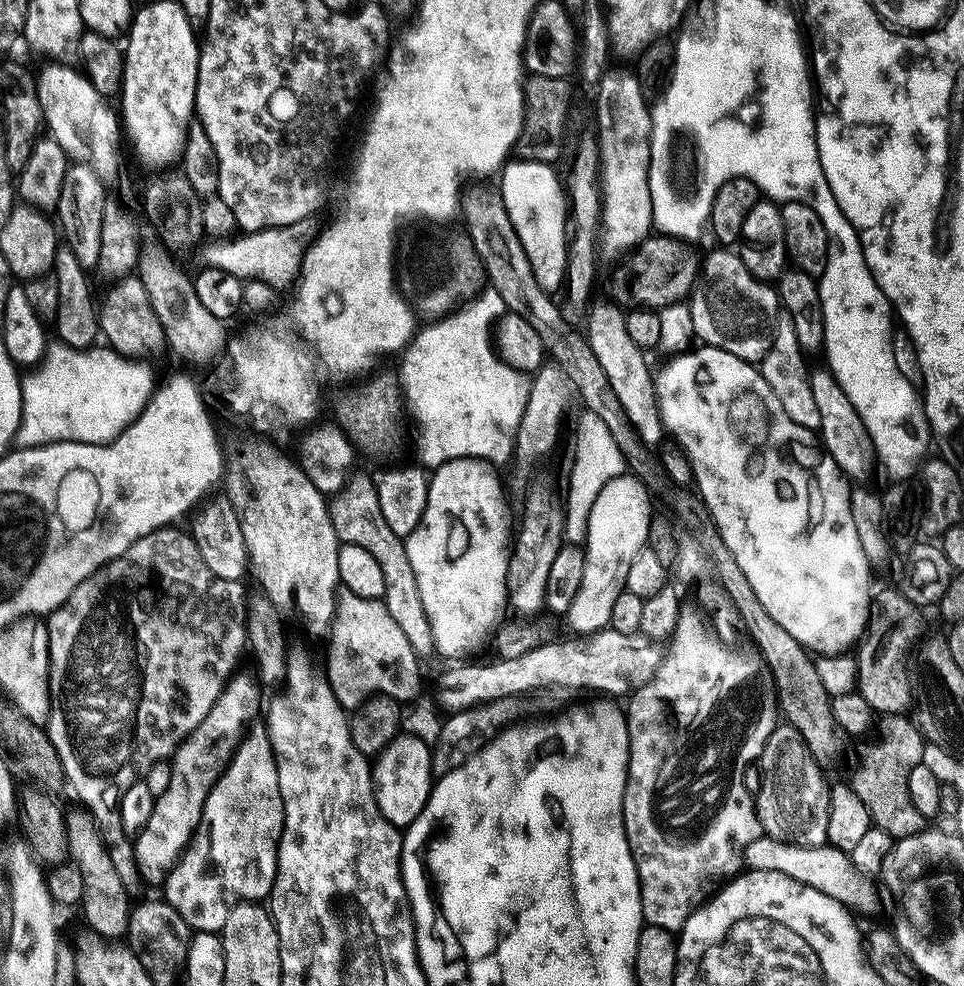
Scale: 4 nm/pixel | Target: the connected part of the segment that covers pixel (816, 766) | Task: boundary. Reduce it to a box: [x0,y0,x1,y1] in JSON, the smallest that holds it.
[754,722,830,846]

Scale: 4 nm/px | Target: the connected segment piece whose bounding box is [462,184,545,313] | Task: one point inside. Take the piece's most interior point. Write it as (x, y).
(490, 228)

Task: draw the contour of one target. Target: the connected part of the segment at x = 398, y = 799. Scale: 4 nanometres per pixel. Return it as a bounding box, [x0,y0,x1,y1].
[372,734,432,830]

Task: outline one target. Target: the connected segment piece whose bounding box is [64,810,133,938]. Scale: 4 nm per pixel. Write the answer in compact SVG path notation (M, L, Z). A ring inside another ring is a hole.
M87 810L67 813L64 821L68 835L68 855L82 876L82 907L84 920L89 929L105 938L120 938L127 933L128 915L133 905L128 904L130 889L118 878L114 870L112 855L108 853L108 844L102 835L102 829L95 816Z

